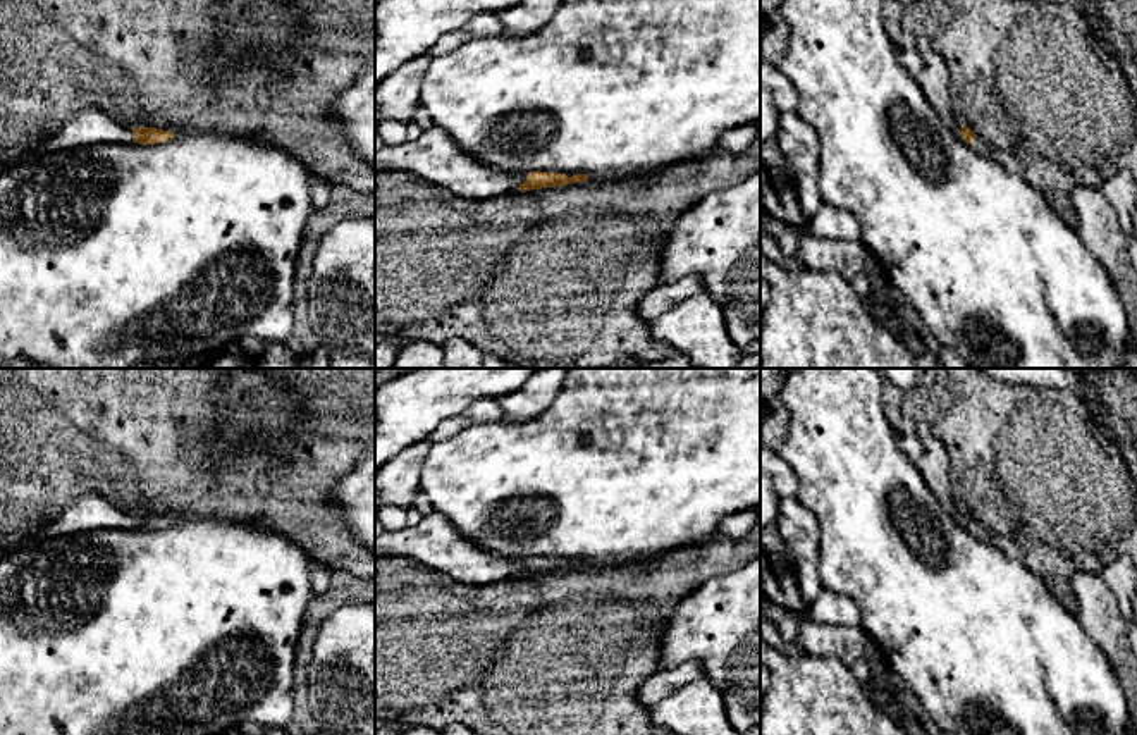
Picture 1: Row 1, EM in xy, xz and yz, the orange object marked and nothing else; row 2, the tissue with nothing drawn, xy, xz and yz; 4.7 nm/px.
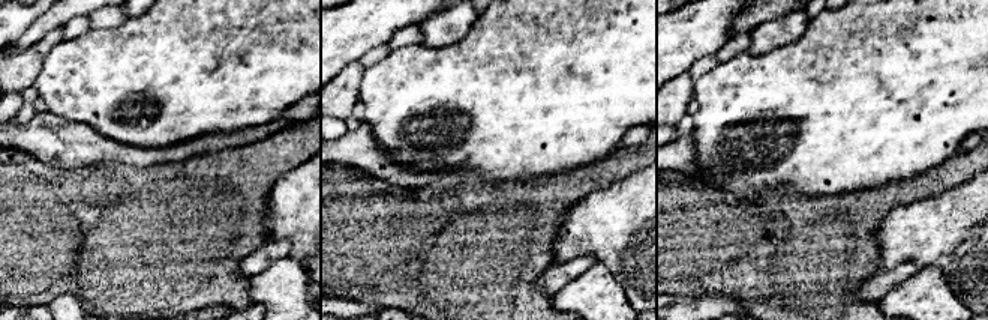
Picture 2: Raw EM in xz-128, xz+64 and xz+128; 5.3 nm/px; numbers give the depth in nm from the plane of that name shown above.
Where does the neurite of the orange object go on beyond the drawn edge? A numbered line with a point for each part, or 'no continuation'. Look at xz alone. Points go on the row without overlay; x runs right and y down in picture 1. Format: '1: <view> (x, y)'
1: xz (434, 541)

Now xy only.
1: xy (88, 512)

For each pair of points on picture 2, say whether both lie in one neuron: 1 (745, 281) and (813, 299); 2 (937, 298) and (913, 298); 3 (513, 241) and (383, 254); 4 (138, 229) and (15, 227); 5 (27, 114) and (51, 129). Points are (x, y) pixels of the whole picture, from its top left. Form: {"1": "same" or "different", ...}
{"1": "same", "2": "same", "3": "same", "4": "same", "5": "different"}

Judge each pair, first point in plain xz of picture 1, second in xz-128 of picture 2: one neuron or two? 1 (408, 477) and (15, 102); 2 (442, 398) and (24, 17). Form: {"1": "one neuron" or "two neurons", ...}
{"1": "two neurons", "2": "two neurons"}

